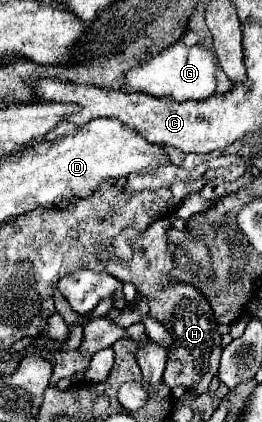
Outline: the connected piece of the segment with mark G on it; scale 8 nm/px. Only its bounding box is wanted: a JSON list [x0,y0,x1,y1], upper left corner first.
[122,41,216,101]

